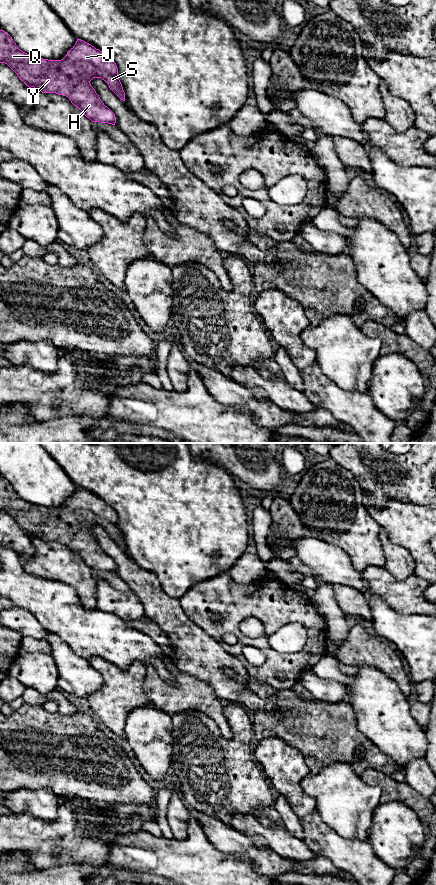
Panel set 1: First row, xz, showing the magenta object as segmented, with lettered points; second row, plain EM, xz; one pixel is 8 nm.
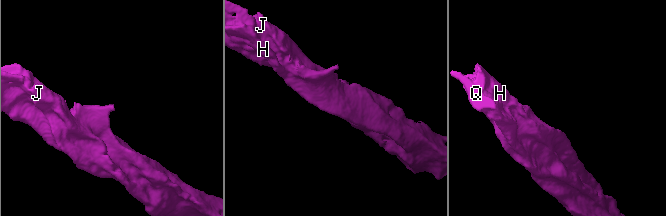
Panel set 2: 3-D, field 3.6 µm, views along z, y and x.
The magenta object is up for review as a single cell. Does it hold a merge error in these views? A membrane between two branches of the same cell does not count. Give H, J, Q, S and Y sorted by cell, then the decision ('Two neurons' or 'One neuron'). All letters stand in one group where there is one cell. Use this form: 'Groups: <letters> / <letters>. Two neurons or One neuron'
Groups: H J Q S Y. One neuron

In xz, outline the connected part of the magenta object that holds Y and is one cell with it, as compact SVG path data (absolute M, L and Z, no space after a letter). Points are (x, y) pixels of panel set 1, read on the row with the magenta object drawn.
M0 30L0 63L7 64L29 88L34 87L42 93L56 93L66 96L71 103L79 108L92 122L115 125L115 114L104 105L90 81L101 78L108 83L109 88L123 101L125 92L118 76L116 63L102 51L91 44L77 39L75 45L61 60L48 60L31 56L18 48L12 37Z

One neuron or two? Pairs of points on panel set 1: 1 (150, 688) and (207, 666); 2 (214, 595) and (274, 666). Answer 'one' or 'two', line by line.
1: two
2: one

